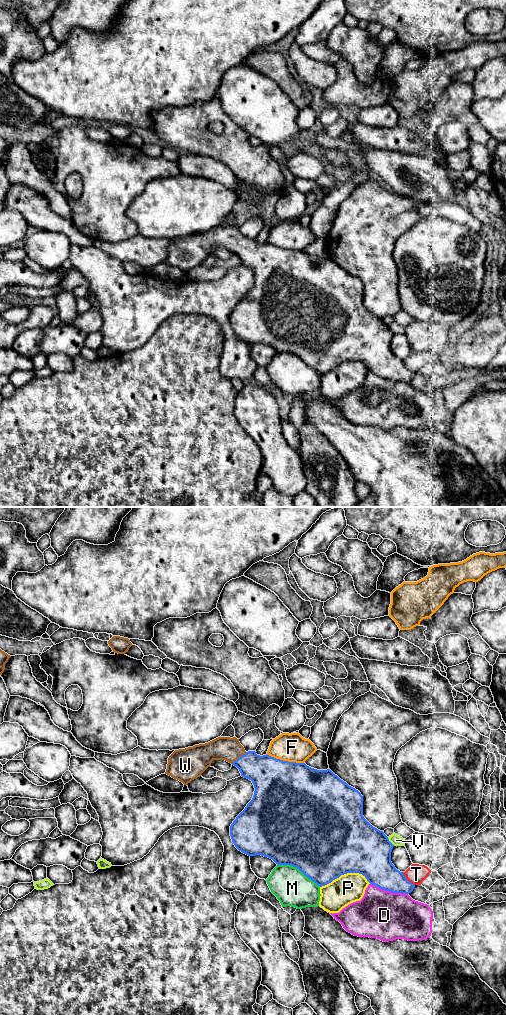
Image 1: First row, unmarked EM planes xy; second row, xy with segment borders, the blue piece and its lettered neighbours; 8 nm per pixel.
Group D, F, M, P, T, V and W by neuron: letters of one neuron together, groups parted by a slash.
D / F / M / P / T / V / W

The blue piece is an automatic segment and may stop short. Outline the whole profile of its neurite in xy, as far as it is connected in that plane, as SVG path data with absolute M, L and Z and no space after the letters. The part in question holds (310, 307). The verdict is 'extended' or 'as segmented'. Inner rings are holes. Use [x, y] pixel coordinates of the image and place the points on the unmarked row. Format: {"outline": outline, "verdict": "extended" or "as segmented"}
{"outline": "M218 225L208 231L195 233L185 237L175 238L168 246L168 252L165 262L171 264L174 267L179 268L184 273L187 273L192 268L201 264L201 262L211 254L213 248L225 248L232 253L236 254L241 264L252 269L255 279L252 288L247 292L245 297L236 305L230 314L230 324L235 335L242 341L248 344L261 343L272 347L277 353L291 353L298 356L306 365L315 370L318 374L322 375L333 368L339 366L341 363L347 361L359 361L362 362L367 369L392 381L409 382L413 379L415 373L409 370L404 364L403 360L400 360L395 356L391 350L391 340L394 333L389 329L388 325L383 319L373 315L363 304L363 284L355 276L349 274L346 270L341 268L330 257L317 258L307 254L305 251L288 250L280 247L276 247L269 243L257 243L255 239L246 240L244 235L240 232L239 227L236 225Z", "verdict": "extended"}

